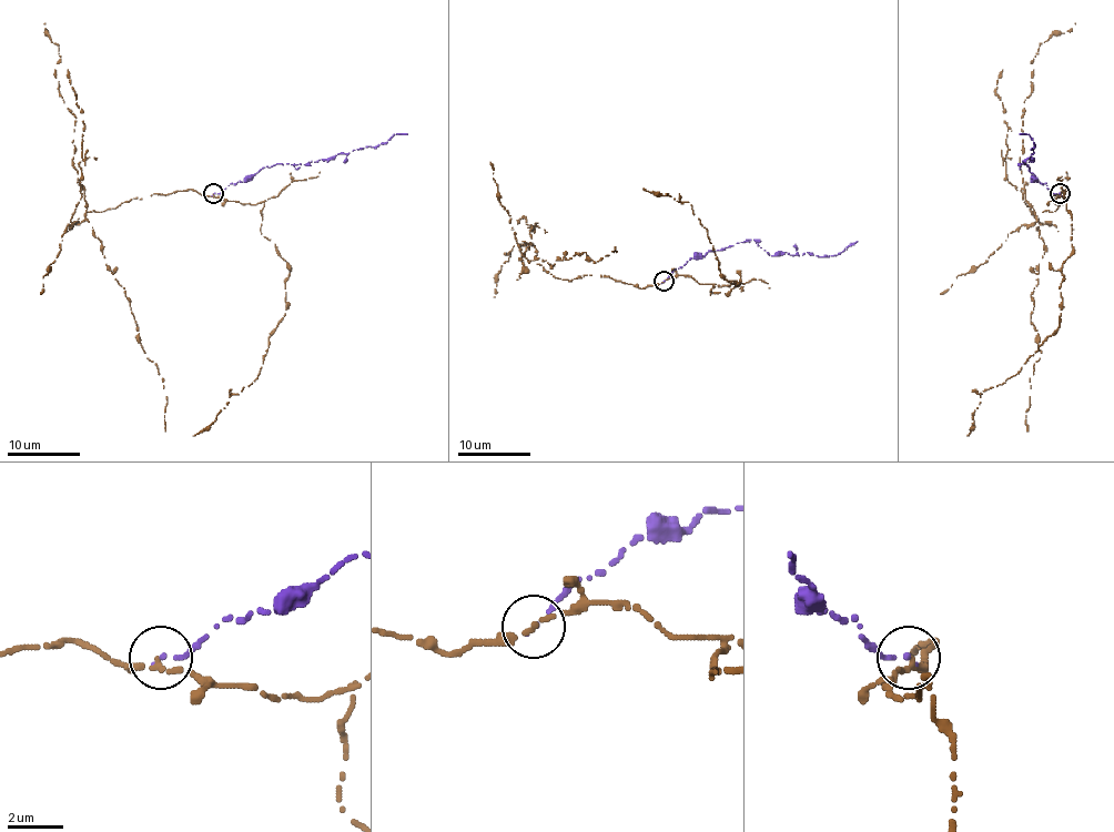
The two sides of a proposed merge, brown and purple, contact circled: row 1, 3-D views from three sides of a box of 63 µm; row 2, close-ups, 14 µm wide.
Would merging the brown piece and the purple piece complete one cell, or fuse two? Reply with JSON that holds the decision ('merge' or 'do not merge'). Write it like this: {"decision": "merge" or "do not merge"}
{"decision": "do not merge"}

